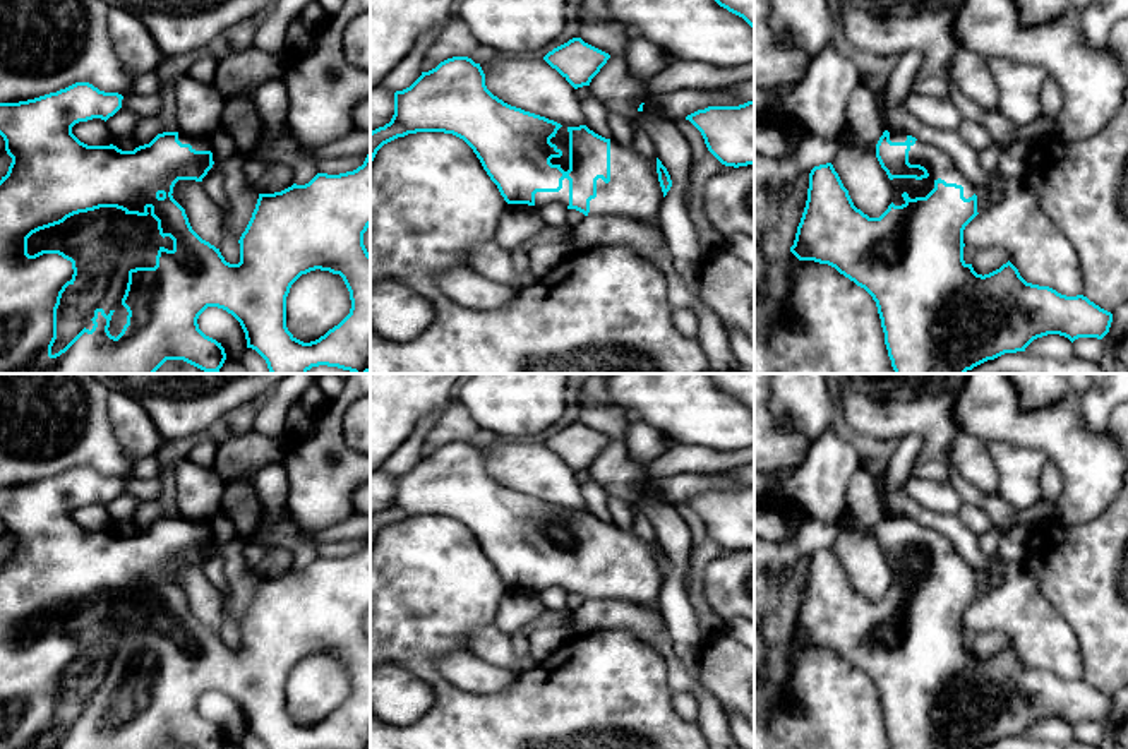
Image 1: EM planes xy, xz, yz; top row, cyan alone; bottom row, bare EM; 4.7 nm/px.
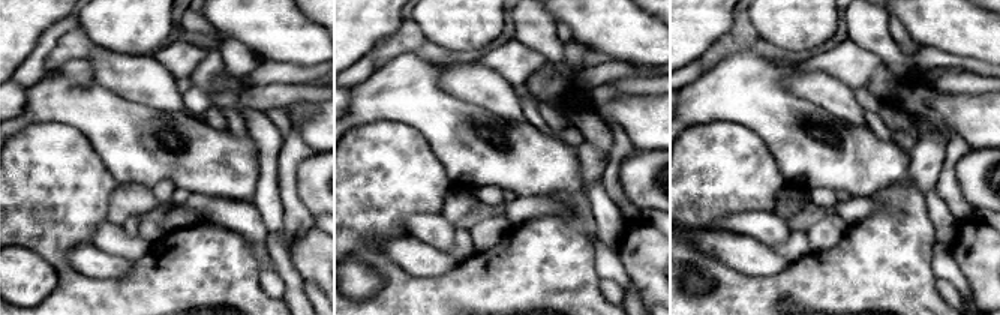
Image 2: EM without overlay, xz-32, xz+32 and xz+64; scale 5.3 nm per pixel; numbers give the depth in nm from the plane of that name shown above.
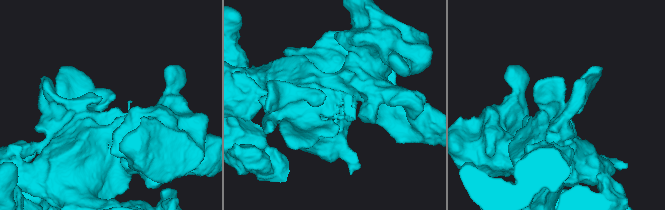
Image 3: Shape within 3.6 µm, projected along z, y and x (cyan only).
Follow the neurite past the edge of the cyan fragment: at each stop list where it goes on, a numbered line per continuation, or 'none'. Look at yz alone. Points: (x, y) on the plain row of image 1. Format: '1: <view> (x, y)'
1: yz (936, 545)

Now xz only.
1: xz (561, 523)

